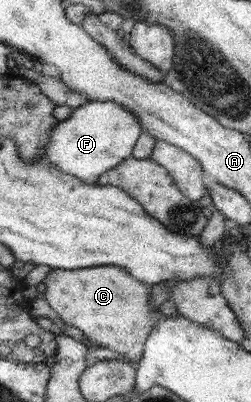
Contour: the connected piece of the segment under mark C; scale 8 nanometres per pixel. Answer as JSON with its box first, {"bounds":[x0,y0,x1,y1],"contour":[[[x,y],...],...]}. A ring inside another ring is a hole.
{"bounds":[41,266,161,365],"contour":[[[115,266],[50,269],[41,282],[45,288],[44,300],[62,323],[78,328],[98,347],[122,354],[133,365],[142,358],[147,337],[161,317],[150,307],[150,285],[137,281],[126,270]]]}

